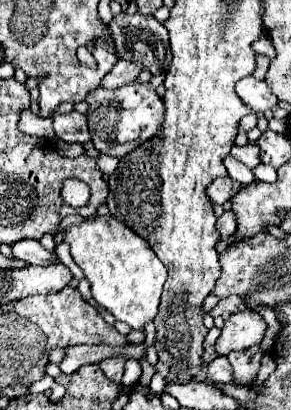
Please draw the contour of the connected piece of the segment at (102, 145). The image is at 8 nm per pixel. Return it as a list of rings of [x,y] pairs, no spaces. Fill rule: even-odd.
[[[132,81],[120,89],[94,89],[86,97],[88,103],[88,127],[94,147],[110,157],[126,157],[132,149],[136,149],[140,143],[156,137],[156,133],[162,127],[164,121],[164,101],[152,89],[150,83],[138,83]],[[112,109],[112,113],[110,113]]]

